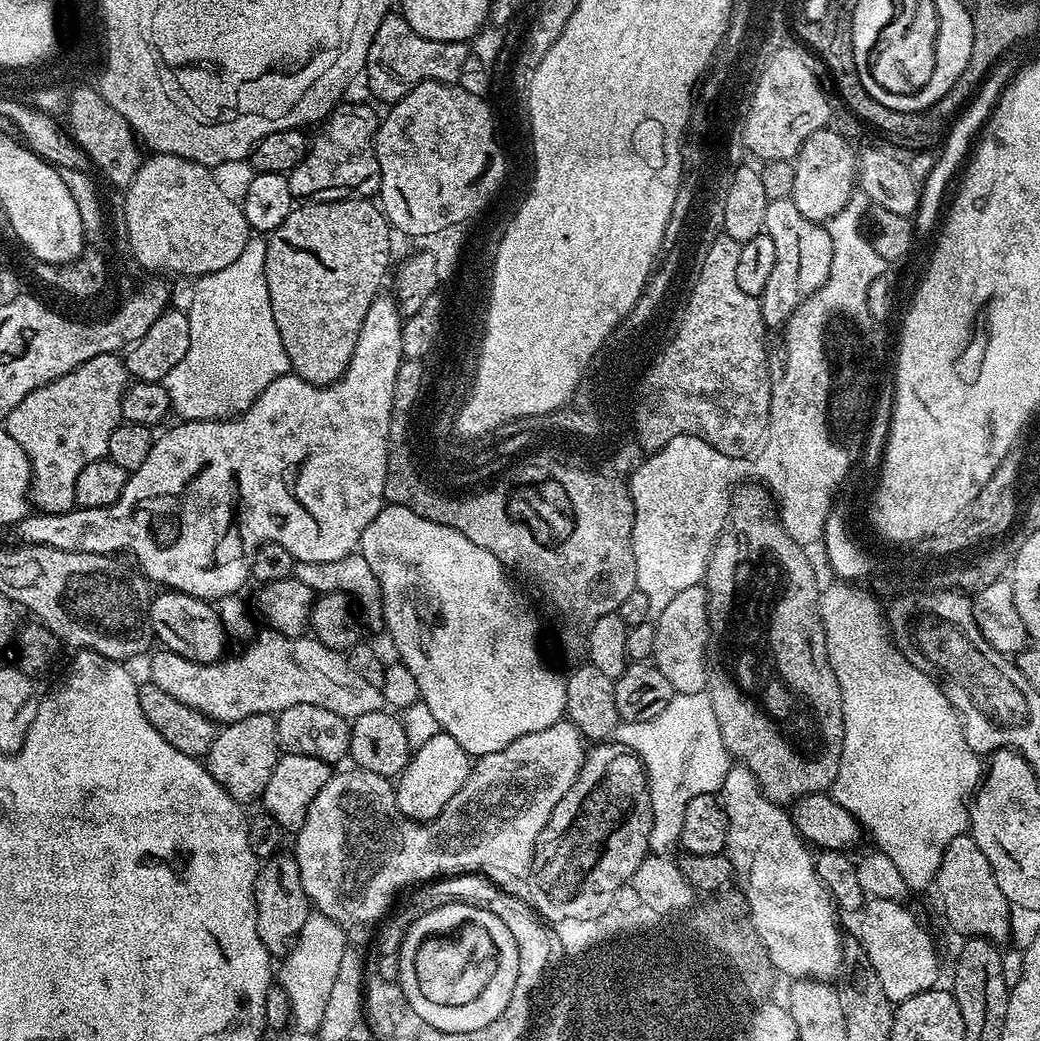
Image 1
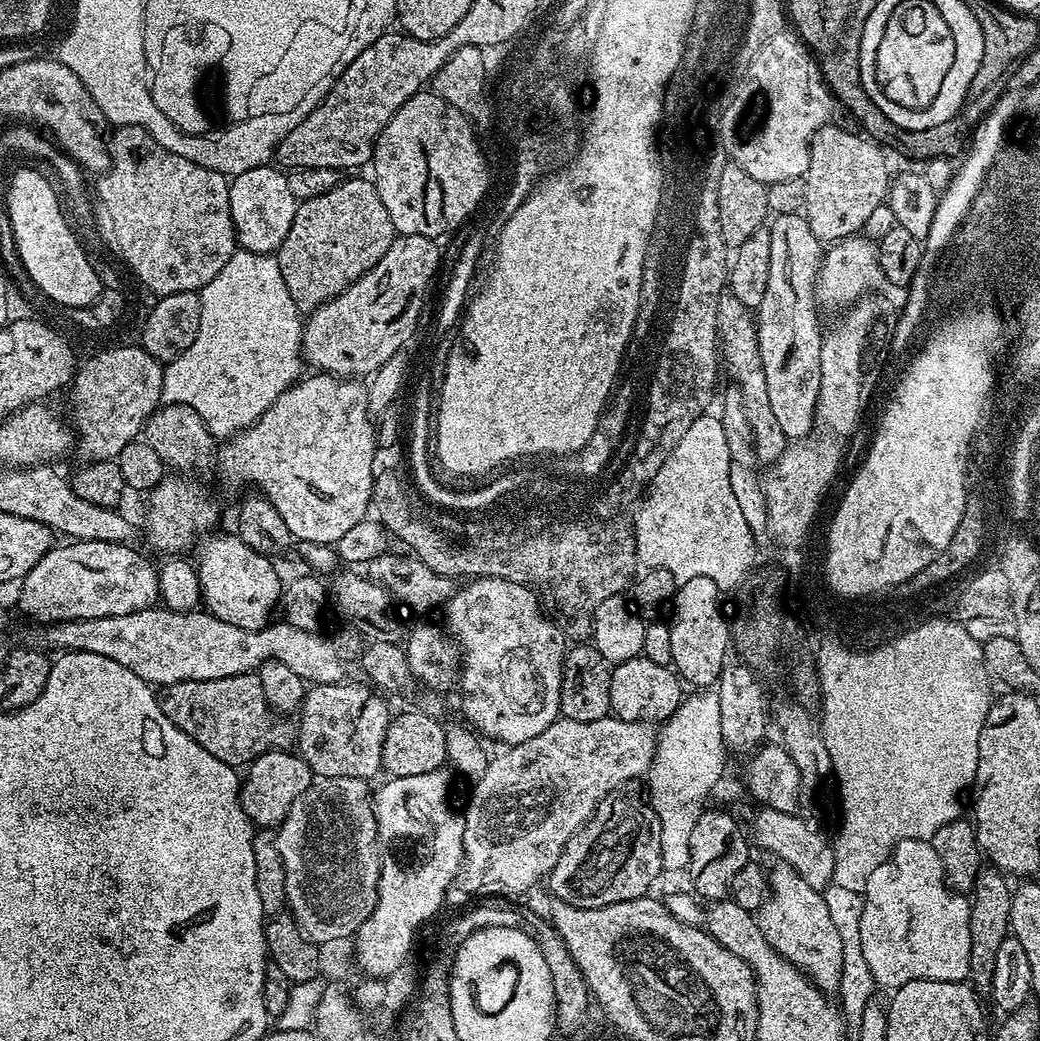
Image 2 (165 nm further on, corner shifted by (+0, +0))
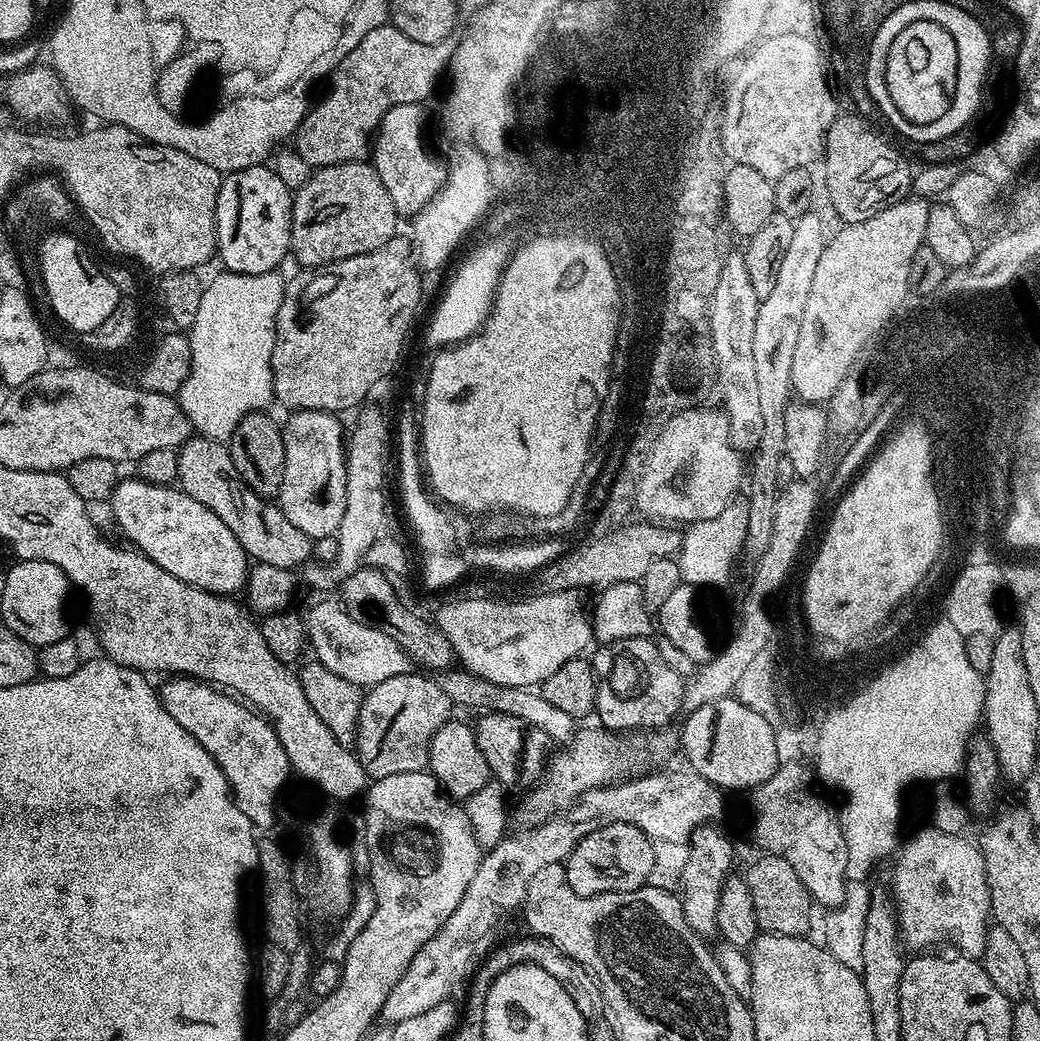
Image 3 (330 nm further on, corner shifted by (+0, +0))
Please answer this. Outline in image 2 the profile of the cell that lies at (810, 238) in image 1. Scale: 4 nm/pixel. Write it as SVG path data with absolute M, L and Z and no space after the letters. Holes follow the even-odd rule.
M801 213L775 216L769 225L770 273L767 292L756 309L756 333L758 334L759 357L762 358L763 373L766 377L766 392L774 418L781 423L782 432L789 441L796 442L809 435L814 428L818 390L821 389L821 342L822 327L818 324L820 314L816 303L816 278L820 260L824 253L821 241L817 239L806 216Z

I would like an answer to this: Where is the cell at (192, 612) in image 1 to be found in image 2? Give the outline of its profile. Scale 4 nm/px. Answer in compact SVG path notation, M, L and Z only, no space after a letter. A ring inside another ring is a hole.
M72 540L71 542L64 542L66 544L54 546L48 551L41 560L34 566L34 570L30 570L24 575L21 582L21 598L18 603L19 610L25 612L32 620L37 620L37 625L43 626L46 624L58 624L62 620L89 620L90 618L110 618L118 614L134 614L138 610L146 610L147 608L157 607L158 601L161 599L159 588L159 571L157 565L151 564L146 557L140 552L135 552L132 546L127 543L120 543L118 541L88 541L88 540Z

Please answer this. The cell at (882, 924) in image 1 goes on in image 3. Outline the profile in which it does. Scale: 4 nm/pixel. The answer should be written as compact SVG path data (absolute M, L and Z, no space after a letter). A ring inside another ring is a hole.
M927 826L899 849L890 895L896 906L900 938L912 950L953 944L962 956L983 957L990 927L990 890L979 847L964 834L946 834ZM904 848L904 849L903 849ZM900 856L900 857L899 857Z

